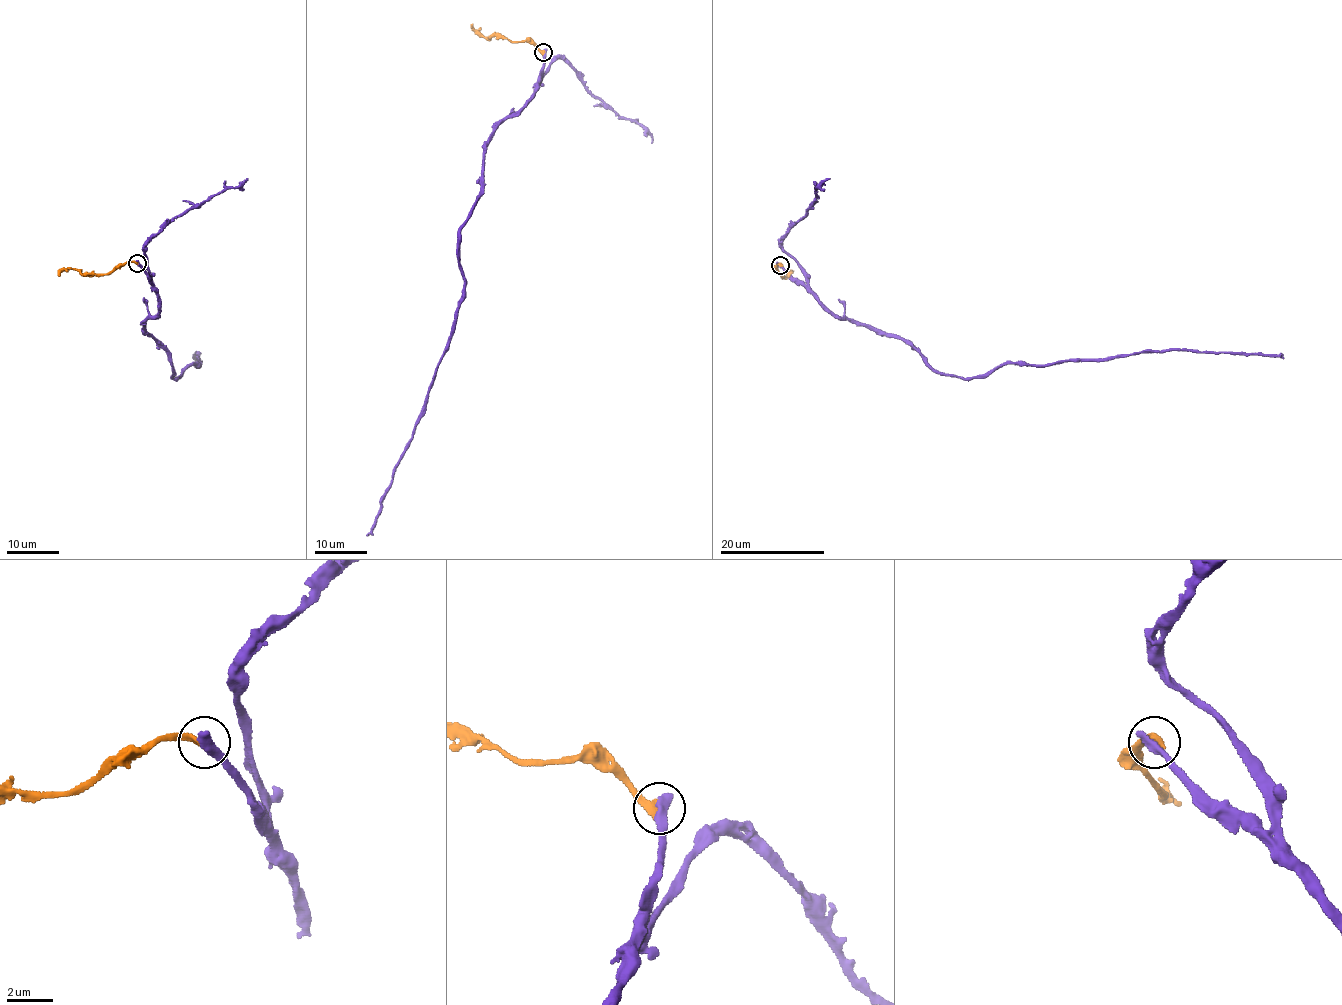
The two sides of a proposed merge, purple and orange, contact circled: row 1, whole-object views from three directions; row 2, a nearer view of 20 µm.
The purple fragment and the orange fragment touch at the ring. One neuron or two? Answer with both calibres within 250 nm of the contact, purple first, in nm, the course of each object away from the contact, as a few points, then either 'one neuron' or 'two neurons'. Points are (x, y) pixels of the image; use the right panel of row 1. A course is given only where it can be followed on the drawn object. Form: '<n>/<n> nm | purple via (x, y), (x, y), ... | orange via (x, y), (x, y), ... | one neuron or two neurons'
440/320 nm | purple via (780, 265), (836, 317), (910, 341), (934, 369), (961, 378), (1005, 364), (1172, 349), (1283, 359) | orange via (780, 265), (777, 268), (781, 276), (792, 271), (783, 279) | one neuron

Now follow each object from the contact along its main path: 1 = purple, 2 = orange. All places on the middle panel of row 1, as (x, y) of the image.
1: (543, 52), (531, 100), (486, 146), (480, 190), (459, 231), (464, 299), (414, 434), (366, 535)
2: (543, 52), (531, 43), (481, 36), (472, 24)

